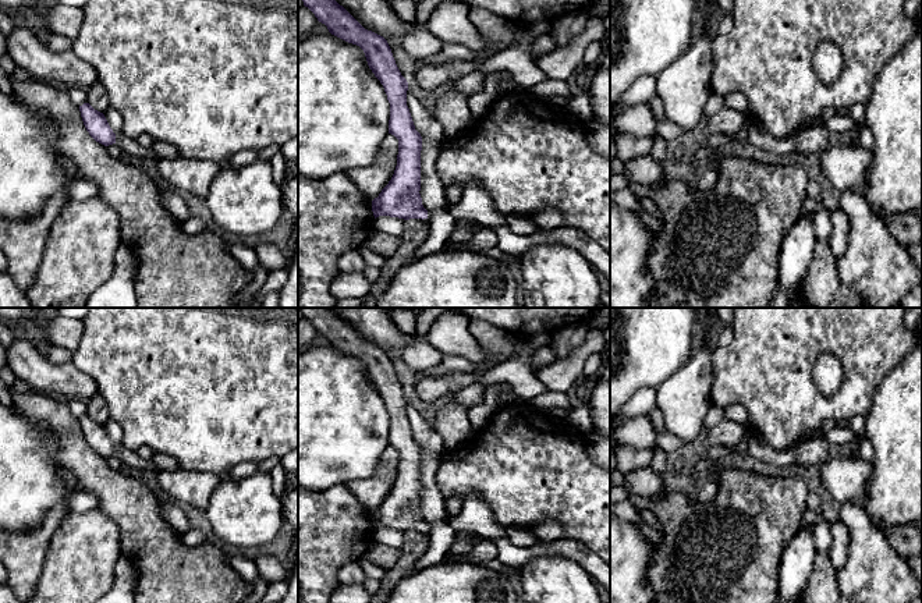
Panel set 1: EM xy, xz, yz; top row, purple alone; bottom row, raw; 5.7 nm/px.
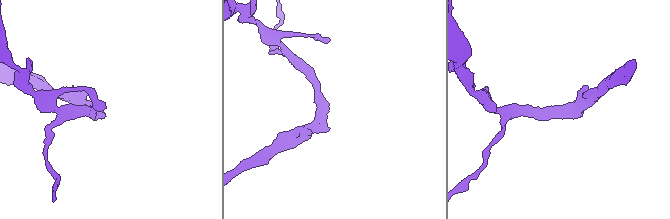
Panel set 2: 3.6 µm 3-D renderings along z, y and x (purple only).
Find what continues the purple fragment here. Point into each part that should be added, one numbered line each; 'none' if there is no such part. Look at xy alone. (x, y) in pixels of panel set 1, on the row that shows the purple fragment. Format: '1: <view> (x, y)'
1: xy (130, 145)

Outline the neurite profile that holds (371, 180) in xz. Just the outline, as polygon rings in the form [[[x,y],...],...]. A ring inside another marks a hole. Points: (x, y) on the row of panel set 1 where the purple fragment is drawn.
[[[387,134],[372,164],[352,167],[345,174],[354,181],[365,198],[373,201],[391,180],[397,166],[397,155],[398,139]]]

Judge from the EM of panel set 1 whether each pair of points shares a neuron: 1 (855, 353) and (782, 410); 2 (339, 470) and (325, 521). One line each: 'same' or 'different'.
1: same
2: different

